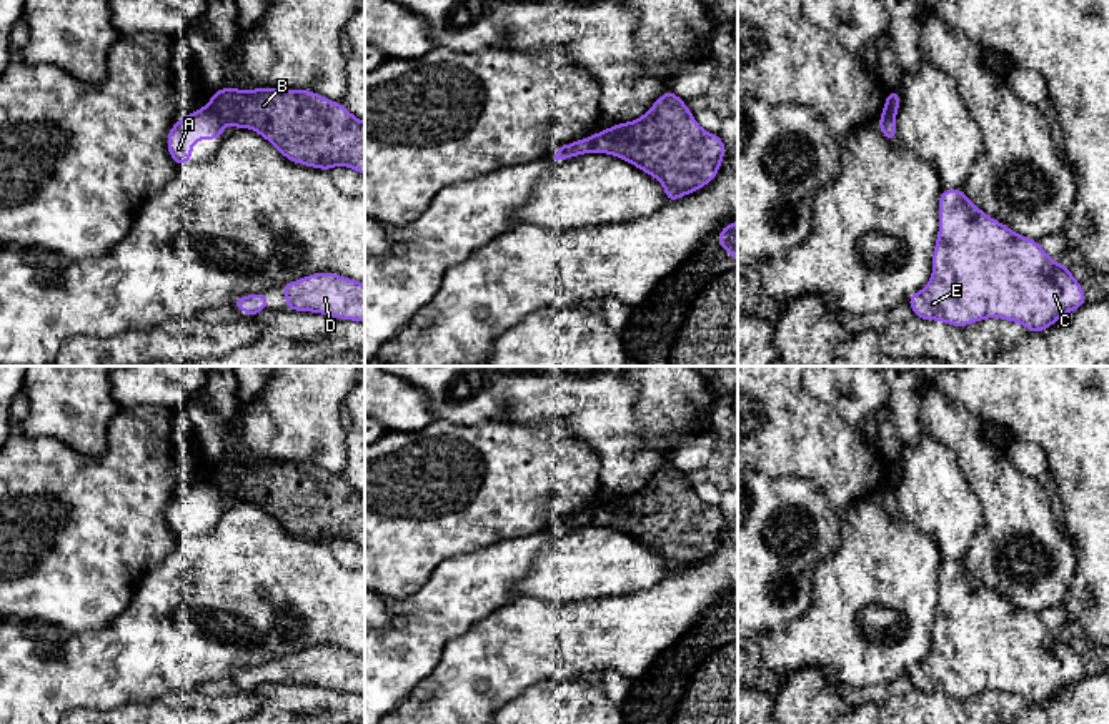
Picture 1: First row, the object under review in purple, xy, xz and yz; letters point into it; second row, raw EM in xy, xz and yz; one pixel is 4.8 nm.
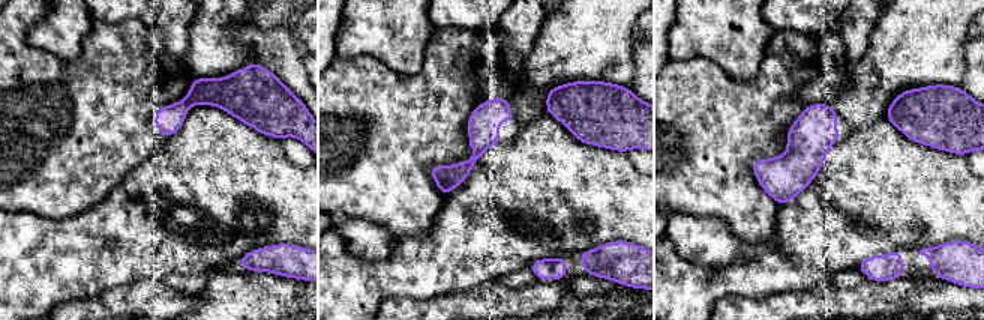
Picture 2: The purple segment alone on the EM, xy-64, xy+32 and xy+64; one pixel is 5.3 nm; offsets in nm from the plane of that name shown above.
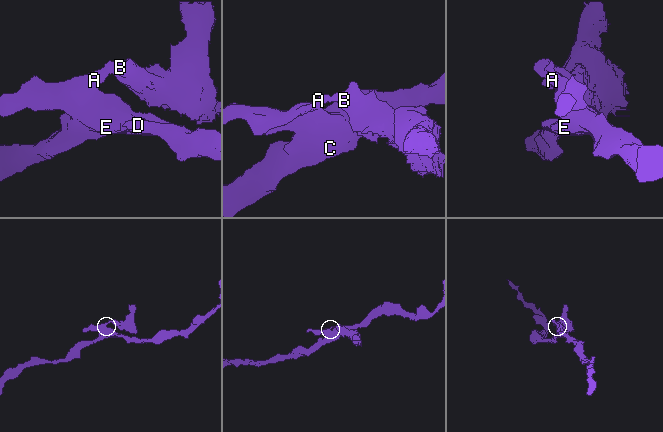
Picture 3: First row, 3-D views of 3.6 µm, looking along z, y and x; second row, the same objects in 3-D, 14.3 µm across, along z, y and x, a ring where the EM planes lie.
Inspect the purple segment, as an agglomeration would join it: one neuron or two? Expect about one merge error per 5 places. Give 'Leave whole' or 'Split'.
Split

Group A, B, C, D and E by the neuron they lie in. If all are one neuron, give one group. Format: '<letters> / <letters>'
A C D E / B

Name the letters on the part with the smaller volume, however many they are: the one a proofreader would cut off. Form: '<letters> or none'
B

